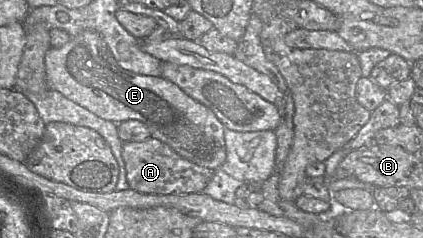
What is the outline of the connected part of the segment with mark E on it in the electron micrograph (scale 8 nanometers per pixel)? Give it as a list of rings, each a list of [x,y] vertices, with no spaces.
[[[86,31],[61,48],[51,47],[45,55],[45,71],[49,90],[61,93],[104,120],[141,121],[153,138],[166,143],[183,158],[213,171],[226,161],[225,127],[215,114],[163,77],[124,70],[96,31]]]

